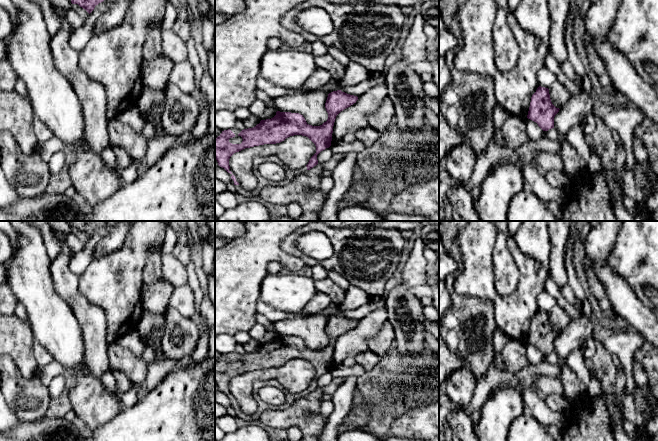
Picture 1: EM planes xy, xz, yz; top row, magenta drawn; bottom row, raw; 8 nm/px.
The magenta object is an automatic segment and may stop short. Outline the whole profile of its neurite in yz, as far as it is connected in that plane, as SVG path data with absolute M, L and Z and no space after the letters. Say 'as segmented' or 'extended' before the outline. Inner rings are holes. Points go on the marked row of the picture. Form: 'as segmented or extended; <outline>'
as segmented; M539 86L531 97L527 118L536 122L543 131L554 128L554 117L559 112L550 99L549 89Z

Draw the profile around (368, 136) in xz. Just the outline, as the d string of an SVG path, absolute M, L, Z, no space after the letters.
M369 125L361 130L356 131L354 134L356 136L356 140L362 142L365 147L373 146L380 136L380 132Z

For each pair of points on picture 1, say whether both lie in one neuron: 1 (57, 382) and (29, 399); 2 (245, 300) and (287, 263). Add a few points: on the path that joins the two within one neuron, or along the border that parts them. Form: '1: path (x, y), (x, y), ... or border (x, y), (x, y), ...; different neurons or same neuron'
1: border (47, 386), (52, 398); different neurons
2: path (245, 284), (245, 279), (267, 257), (271, 257); same neuron

